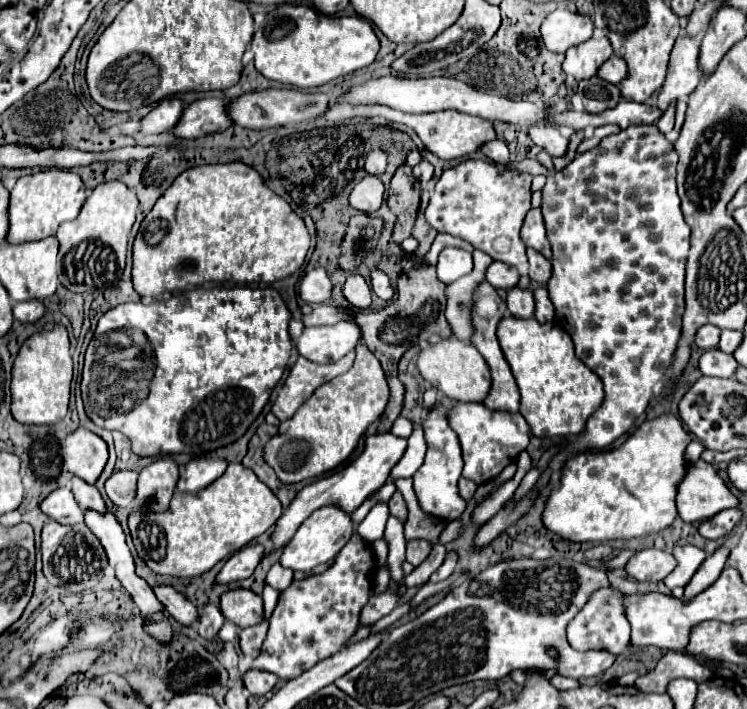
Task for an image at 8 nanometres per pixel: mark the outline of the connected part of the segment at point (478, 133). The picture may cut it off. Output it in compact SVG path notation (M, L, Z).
M331 105L325 113L323 113L325 119L349 119L349 117L383 117L383 119L389 119L393 123L401 123L401 125L407 125L411 127L419 139L423 141L423 145L437 157L441 159L459 159L459 157L467 157L475 151L479 151L479 147L485 143L485 141L491 141L495 139L495 129L493 129L493 123L487 121L487 119L481 119L481 117L473 117L473 115L467 115L467 113L459 113L459 111L435 111L435 113L423 113L423 115L411 115L411 113L401 113L401 111L395 111L391 107L367 107L367 105L359 105L359 107L351 107L351 105Z

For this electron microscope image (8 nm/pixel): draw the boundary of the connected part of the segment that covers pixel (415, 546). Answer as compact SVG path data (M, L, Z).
M413 539L413 541L407 543L407 555L405 555L405 559L407 559L413 567L417 567L417 565L419 565L427 555L429 555L429 551L431 551L429 541Z

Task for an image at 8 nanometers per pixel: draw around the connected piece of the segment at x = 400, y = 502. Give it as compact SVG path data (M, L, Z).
M393 493L391 501L389 501L389 509L391 509L391 515L395 515L401 523L407 521L407 505L405 505L405 499L401 493Z

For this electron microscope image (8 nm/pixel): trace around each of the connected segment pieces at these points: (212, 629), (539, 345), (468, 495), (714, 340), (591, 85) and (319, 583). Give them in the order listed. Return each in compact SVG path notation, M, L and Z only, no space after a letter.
M205 605L205 607L201 609L197 633L199 633L203 639L211 641L211 639L217 637L219 629L223 627L223 621L225 621L225 617L223 617L223 613L219 611L217 605Z
M505 315L497 325L497 339L503 349L503 355L515 375L515 381L521 391L521 415L529 423L535 437L555 437L555 435L577 435L585 429L587 417L603 403L603 383L601 379L575 357L573 343L569 333L557 323L541 325L535 317L529 319L513 319L513 315Z
M462 476L458 480L459 493L461 493L461 497L463 497L465 501L471 501L471 499L473 499L477 487L477 484L473 483L473 481L465 479Z
M703 325L703 327L697 331L695 345L701 347L703 351L715 349L715 347L719 345L719 335L721 335L721 329L719 329L719 327L715 327L715 325Z
M591 77L585 81L579 81L579 93L585 105L587 113L601 113L605 109L611 109L619 103L619 89L601 77Z
M353 533L353 539L339 551L335 563L323 573L309 573L301 581L293 581L279 593L277 607L269 617L269 631L261 655L249 669L269 671L279 679L293 679L315 663L337 653L359 629L361 607L373 591L373 575L377 571L373 547Z

